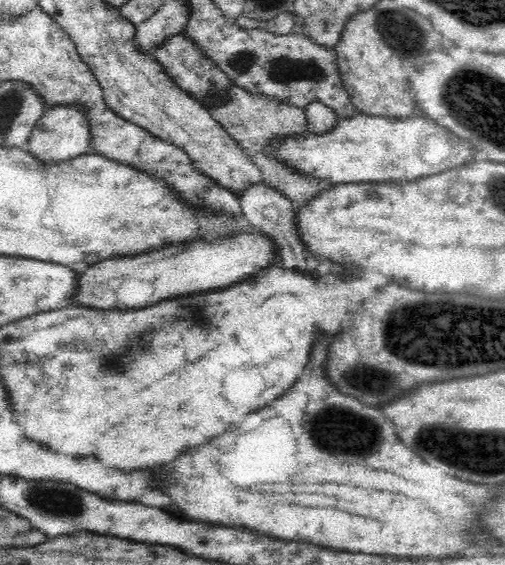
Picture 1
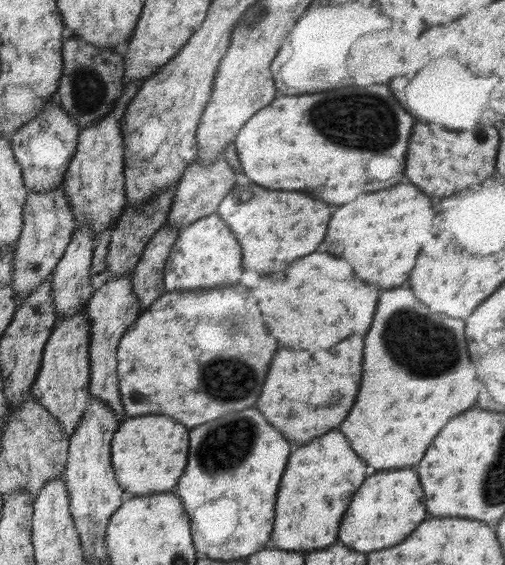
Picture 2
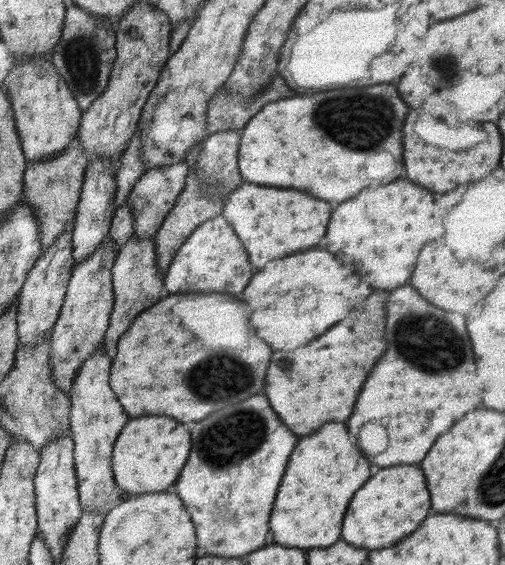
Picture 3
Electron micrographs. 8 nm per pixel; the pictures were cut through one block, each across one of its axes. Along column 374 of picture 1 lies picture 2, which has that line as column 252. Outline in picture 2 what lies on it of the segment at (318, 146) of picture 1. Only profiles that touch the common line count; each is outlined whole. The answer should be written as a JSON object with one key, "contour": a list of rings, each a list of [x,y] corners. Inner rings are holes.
{"contour":[[[381,84],[367,86],[367,88],[349,86],[349,88],[329,90],[311,96],[277,96],[273,103],[254,114],[251,120],[246,122],[246,126],[239,131],[233,147],[238,152],[236,158],[238,167],[255,184],[261,184],[265,188],[275,188],[275,190],[303,190],[313,196],[317,192],[321,200],[341,206],[353,202],[361,192],[377,192],[403,182],[403,178],[401,180],[365,178],[363,164],[375,156],[395,156],[403,166],[399,168],[399,172],[403,174],[413,126],[415,126],[415,118],[397,102],[389,86],[381,86]]]}

